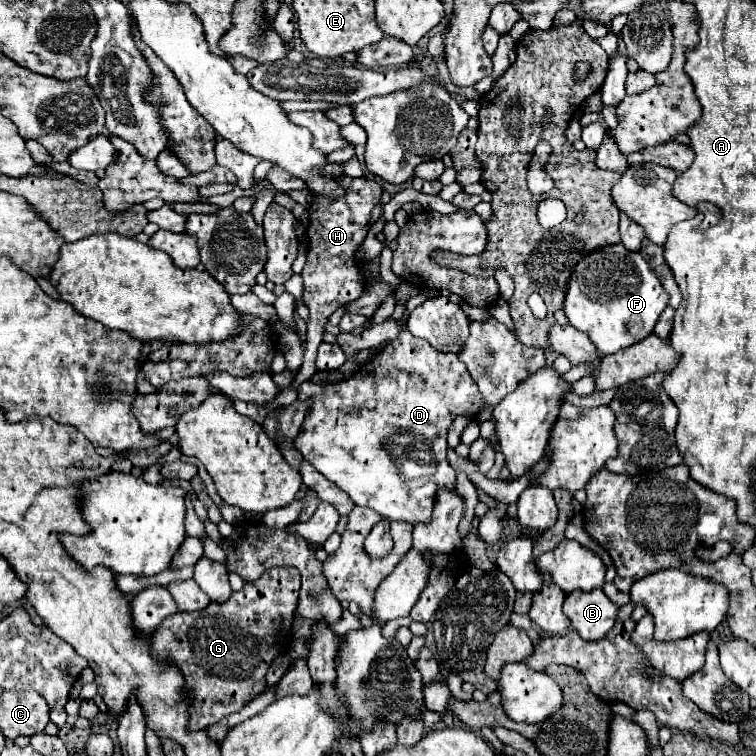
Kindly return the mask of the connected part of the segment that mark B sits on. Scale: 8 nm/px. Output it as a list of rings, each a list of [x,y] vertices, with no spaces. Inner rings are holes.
[[[602,588],[590,592],[574,590],[566,594],[564,614],[584,640],[600,640],[612,630],[618,606],[602,592]]]

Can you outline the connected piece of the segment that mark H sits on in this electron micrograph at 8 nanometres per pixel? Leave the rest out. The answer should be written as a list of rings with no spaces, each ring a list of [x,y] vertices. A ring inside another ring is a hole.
[[[342,176],[342,186],[346,186],[346,198],[338,198],[338,202],[326,202],[326,198],[314,196],[314,202],[308,206],[310,226],[308,226],[308,260],[302,270],[304,276],[304,304],[310,310],[310,322],[306,330],[308,346],[304,352],[304,364],[290,384],[292,390],[306,380],[310,380],[316,372],[314,354],[318,344],[322,342],[322,328],[328,322],[328,316],[336,312],[346,302],[352,302],[362,296],[362,286],[366,286],[364,276],[360,274],[360,266],[354,260],[354,252],[364,242],[370,224],[370,212],[380,202],[382,188],[378,182],[368,178],[348,178]]]

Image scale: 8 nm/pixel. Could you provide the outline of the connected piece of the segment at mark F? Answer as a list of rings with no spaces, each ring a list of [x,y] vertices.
[[[614,244],[588,254],[576,266],[566,294],[564,314],[576,330],[582,330],[596,344],[602,356],[608,356],[652,334],[666,306],[668,294],[640,252],[626,252],[622,244]]]

